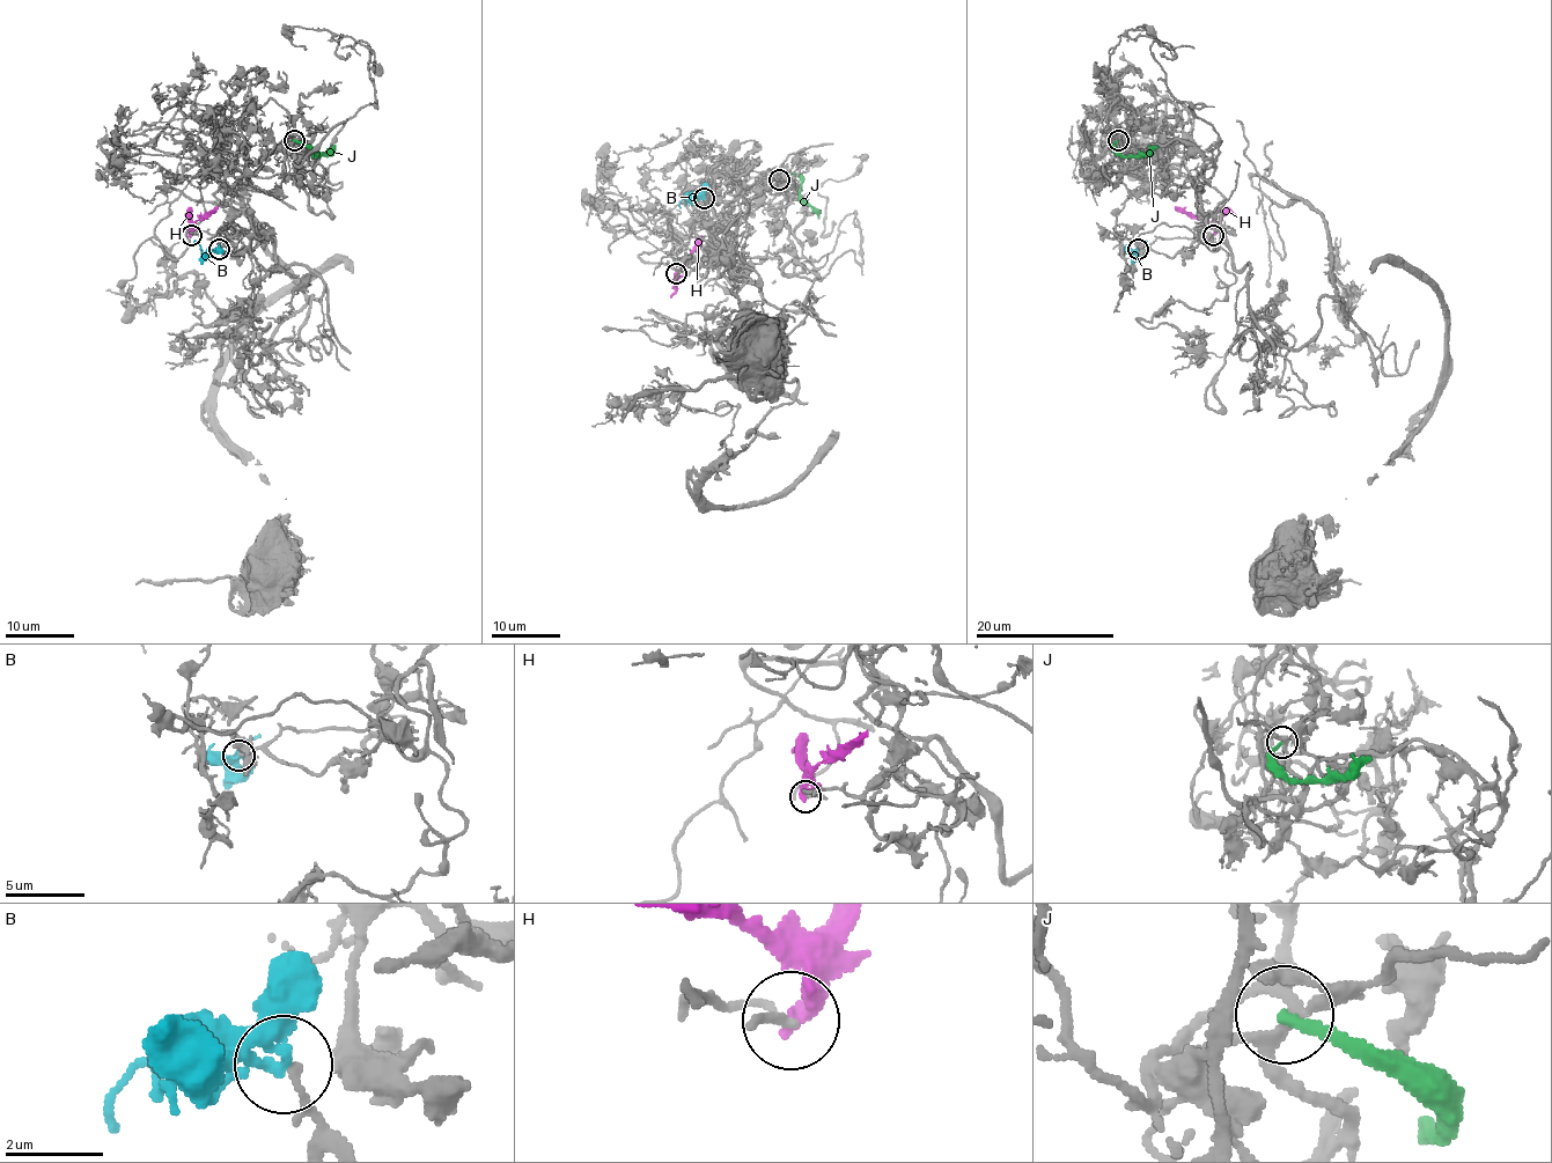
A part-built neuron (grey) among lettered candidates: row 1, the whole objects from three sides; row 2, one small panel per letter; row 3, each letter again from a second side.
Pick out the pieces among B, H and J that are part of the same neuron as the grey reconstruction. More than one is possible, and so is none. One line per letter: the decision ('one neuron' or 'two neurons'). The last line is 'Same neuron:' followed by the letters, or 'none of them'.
B: one neuron
H: two neurons
J: two neurons
Same neuron: B

